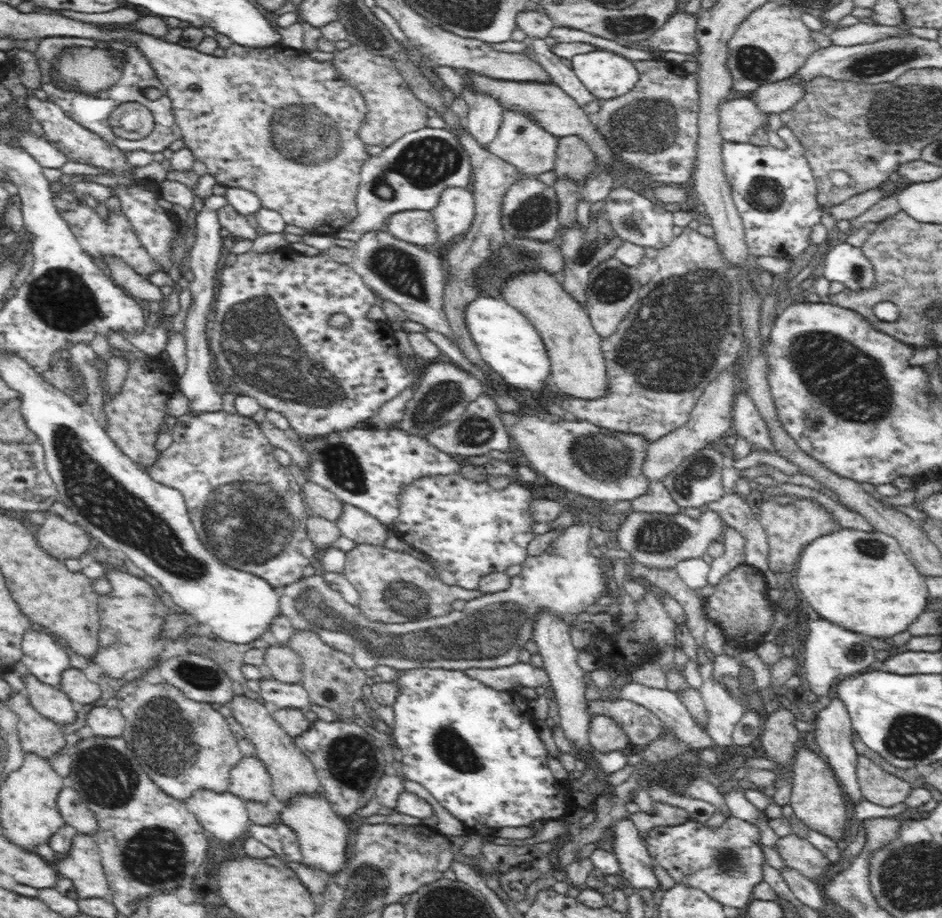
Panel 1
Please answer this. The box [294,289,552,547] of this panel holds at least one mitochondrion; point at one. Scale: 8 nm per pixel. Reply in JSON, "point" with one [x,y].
{"point":[341,466]}

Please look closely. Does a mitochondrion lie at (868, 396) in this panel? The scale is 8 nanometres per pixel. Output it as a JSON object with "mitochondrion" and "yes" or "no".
{"mitochondrion":"yes"}

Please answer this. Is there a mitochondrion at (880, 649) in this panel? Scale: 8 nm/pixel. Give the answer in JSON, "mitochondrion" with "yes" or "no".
{"mitochondrion":"no"}

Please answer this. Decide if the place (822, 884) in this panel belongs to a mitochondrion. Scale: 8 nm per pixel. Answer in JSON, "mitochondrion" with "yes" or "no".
{"mitochondrion":"no"}

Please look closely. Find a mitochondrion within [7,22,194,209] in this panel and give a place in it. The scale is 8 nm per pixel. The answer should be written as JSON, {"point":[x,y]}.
{"point":[71,63]}

